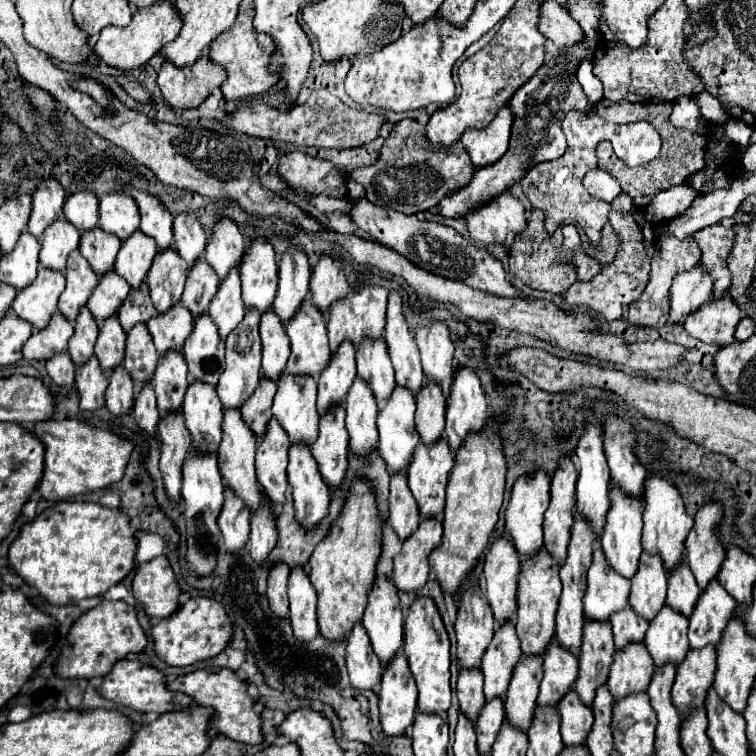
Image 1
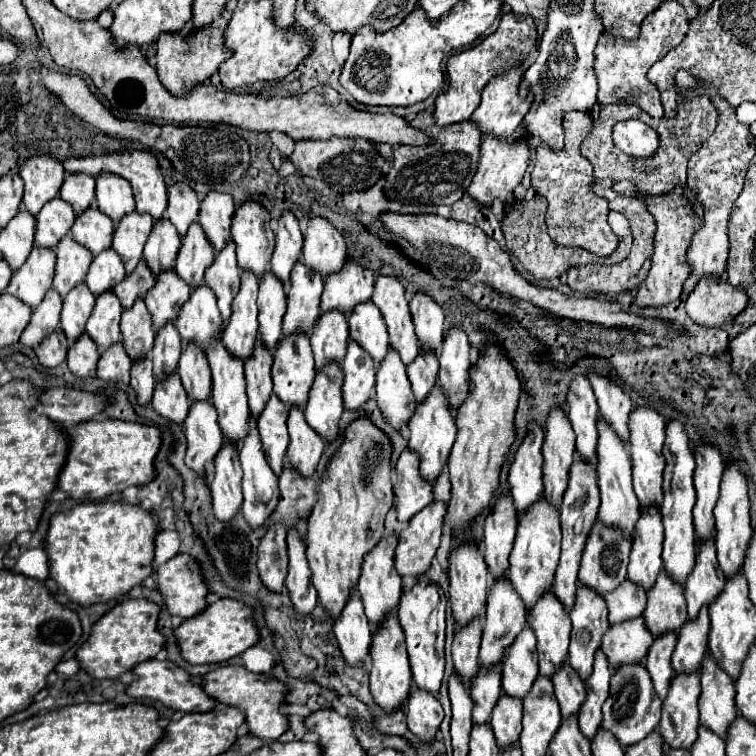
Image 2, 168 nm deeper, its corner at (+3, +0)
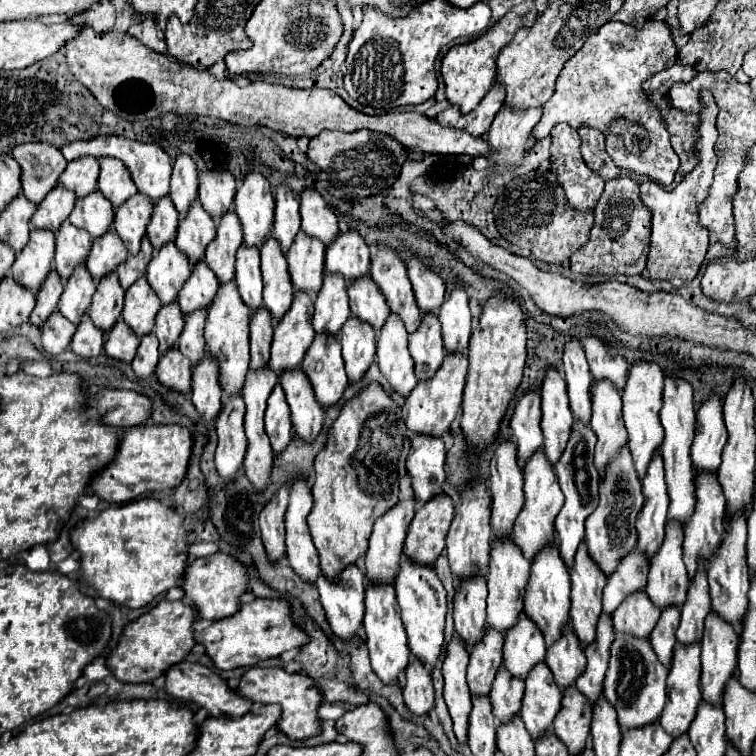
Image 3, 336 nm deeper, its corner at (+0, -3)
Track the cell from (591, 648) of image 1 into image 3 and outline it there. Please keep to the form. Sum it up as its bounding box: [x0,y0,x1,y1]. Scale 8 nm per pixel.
[570,543,606,645]

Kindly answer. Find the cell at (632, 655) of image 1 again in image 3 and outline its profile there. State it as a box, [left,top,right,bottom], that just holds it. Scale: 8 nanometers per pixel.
[612,589,660,637]

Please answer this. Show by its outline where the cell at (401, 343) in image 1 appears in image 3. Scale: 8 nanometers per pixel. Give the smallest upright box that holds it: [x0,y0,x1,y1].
[370,243,420,333]

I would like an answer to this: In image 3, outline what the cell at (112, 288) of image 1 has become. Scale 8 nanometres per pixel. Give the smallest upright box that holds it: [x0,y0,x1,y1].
[86,229,128,281]

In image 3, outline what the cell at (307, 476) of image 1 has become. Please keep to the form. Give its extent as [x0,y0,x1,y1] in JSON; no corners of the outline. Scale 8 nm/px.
[280,369,324,441]

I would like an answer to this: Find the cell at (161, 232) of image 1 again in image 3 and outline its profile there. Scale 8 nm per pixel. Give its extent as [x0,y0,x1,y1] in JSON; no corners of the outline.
[62,135,172,201]

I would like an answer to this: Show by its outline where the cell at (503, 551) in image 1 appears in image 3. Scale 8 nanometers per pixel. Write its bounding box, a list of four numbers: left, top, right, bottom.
[490,441,524,535]

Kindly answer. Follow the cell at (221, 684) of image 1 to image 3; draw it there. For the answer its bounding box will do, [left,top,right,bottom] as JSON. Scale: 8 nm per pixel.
[238,667,322,739]

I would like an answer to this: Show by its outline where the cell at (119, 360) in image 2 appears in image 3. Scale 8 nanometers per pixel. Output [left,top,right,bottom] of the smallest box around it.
[104,319,138,361]

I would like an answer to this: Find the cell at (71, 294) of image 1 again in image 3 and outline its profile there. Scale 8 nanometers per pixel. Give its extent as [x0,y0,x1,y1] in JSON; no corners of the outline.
[54,219,92,281]

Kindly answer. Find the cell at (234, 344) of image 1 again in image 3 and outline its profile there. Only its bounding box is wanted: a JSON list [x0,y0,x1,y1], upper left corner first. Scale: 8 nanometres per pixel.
[236,245,262,313]

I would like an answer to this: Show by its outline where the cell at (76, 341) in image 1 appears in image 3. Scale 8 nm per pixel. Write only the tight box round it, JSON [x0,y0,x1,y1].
[58,263,96,325]

